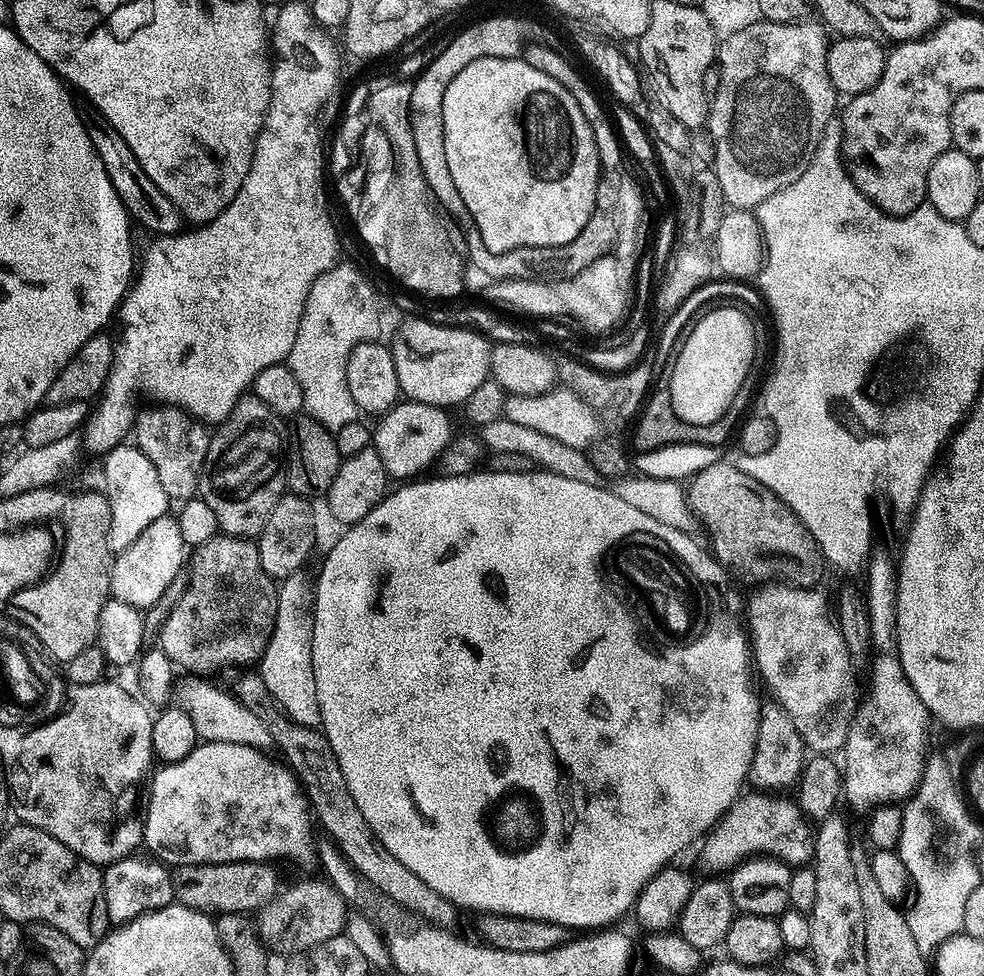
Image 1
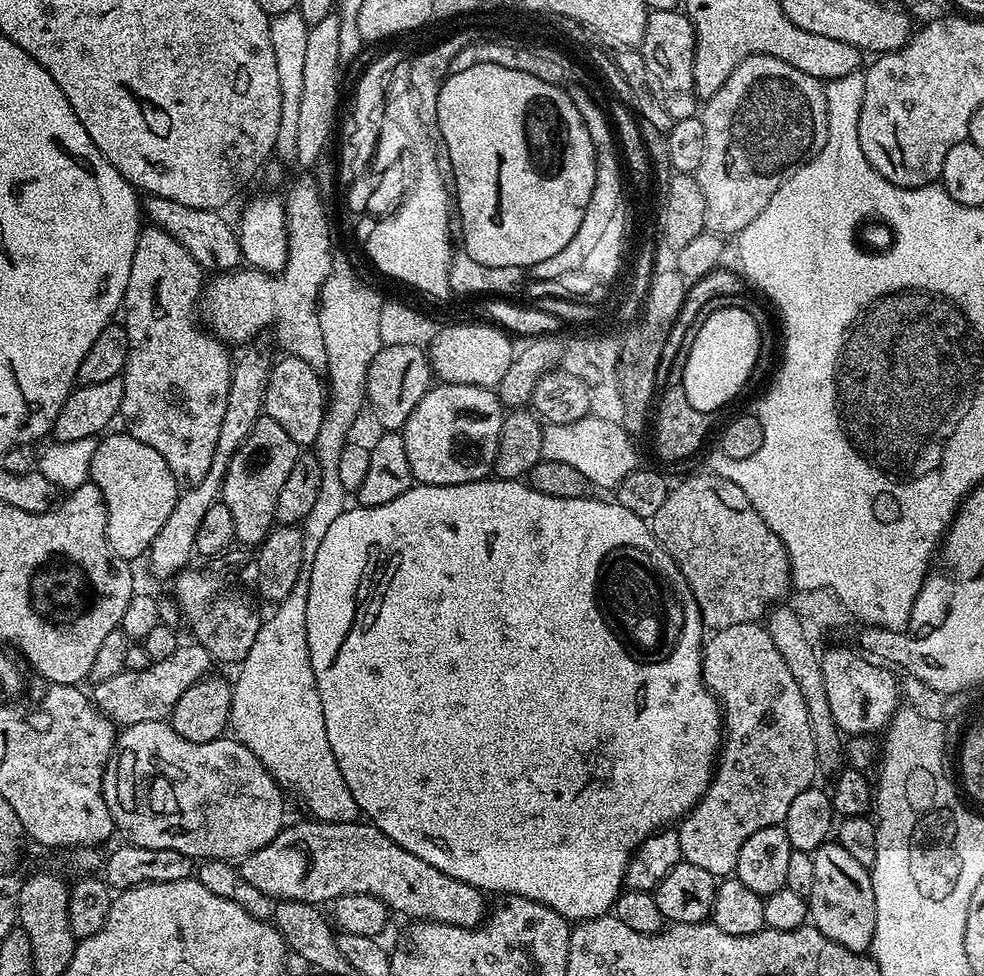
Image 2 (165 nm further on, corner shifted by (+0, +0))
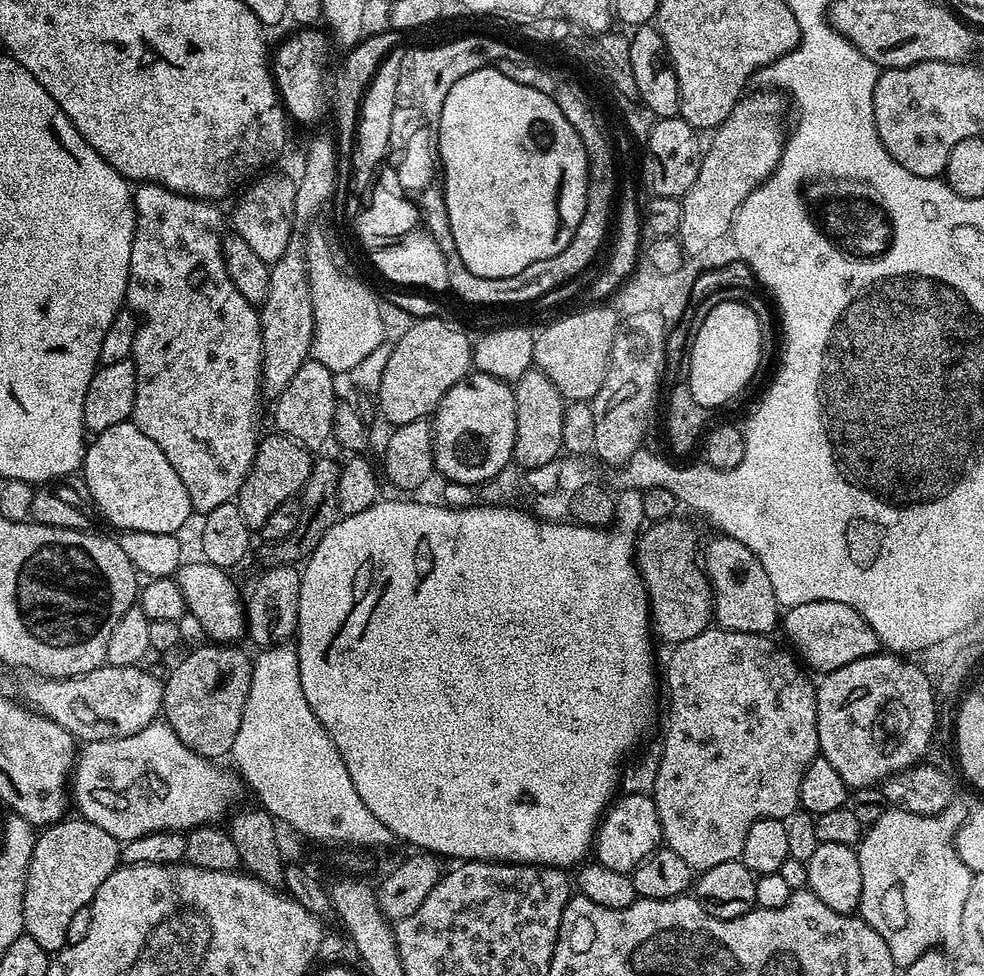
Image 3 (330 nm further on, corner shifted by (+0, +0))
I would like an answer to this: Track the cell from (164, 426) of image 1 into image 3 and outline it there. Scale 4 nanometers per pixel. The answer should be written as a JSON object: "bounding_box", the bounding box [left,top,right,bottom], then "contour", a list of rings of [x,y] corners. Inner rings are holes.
{"bounding_box":[126,183,262,513],"contour":[[[141,183],[139,187],[132,193],[132,205],[136,207],[136,229],[134,230],[134,242],[130,250],[130,274],[128,275],[128,295],[126,304],[131,311],[135,312],[139,327],[136,330],[134,338],[134,346],[130,359],[136,364],[136,397],[134,398],[134,410],[130,417],[131,423],[138,426],[138,430],[142,430],[142,434],[146,434],[146,438],[150,438],[150,442],[154,442],[154,446],[158,446],[158,450],[162,450],[162,454],[166,454],[166,458],[170,462],[170,466],[174,466],[174,471],[177,472],[178,478],[182,478],[182,486],[186,486],[186,494],[190,494],[190,502],[193,509],[200,513],[206,513],[214,510],[214,506],[222,506],[223,504],[235,501],[236,495],[240,493],[242,482],[246,478],[246,474],[250,470],[250,466],[254,462],[254,454],[258,443],[258,435],[256,436],[256,395],[259,397],[262,392],[260,382],[260,367],[262,366],[262,330],[260,329],[260,313],[257,305],[249,302],[246,298],[242,298],[242,294],[238,290],[238,286],[234,286],[234,282],[230,282],[230,274],[226,270],[226,262],[224,261],[224,245],[222,243],[221,233],[216,233],[223,226],[224,220],[220,217],[220,212],[215,203],[206,200],[195,200],[193,196],[183,196],[174,190],[164,188],[160,184]]]}

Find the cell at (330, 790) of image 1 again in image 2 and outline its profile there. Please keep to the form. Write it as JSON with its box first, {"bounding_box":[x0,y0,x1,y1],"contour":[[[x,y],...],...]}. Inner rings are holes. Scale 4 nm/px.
{"bounding_box":[90,642,214,726],"contour":[[[184,642],[174,650],[174,654],[170,655],[170,658],[149,663],[148,668],[140,668],[137,672],[125,670],[114,678],[99,681],[95,685],[96,689],[91,689],[90,699],[117,726],[127,726],[138,722],[154,722],[155,720],[167,721],[172,715],[178,698],[182,698],[182,694],[186,694],[186,690],[190,690],[190,686],[201,683],[207,677],[204,675],[211,670],[212,666],[214,666],[213,656],[207,652],[203,645],[197,642],[190,642],[190,644]]]}

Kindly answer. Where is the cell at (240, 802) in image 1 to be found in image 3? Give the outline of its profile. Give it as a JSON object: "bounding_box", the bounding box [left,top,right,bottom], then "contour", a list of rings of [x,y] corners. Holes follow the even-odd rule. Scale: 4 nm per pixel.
{"bounding_box":[70,722,242,842],"contour":[[[157,722],[126,738],[87,741],[79,749],[72,769],[70,796],[83,819],[102,826],[106,834],[114,834],[121,842],[155,832],[184,832],[215,825],[233,811],[232,803],[240,796],[242,781],[235,771],[227,772],[220,766],[187,748],[167,723]]]}

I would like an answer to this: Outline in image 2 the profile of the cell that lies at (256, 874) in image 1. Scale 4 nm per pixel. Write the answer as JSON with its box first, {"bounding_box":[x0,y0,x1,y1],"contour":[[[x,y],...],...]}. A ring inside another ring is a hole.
{"bounding_box":[238,818,490,928],"contour":[[[315,818],[307,819],[301,824],[289,823],[281,827],[279,834],[270,843],[243,857],[238,864],[240,877],[254,886],[254,890],[266,894],[276,902],[297,900],[324,906],[340,896],[366,894],[378,897],[393,913],[413,916],[411,919],[416,922],[433,920],[459,928],[479,928],[488,916],[490,904],[484,901],[487,900],[485,893],[479,888],[450,878],[450,874],[442,874],[442,870],[438,870],[438,866],[430,866],[430,862],[422,862],[418,854],[410,854],[410,850],[395,844],[387,834],[378,831],[375,824],[326,824]]]}

